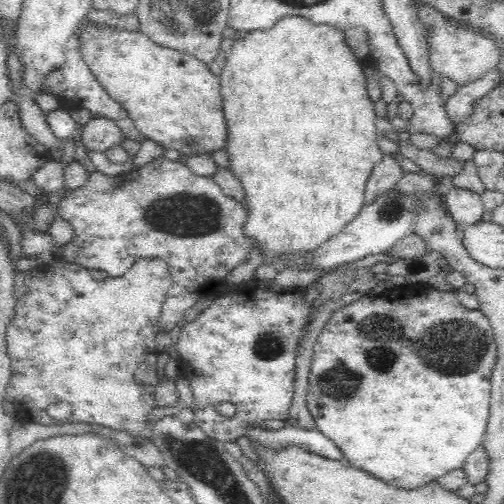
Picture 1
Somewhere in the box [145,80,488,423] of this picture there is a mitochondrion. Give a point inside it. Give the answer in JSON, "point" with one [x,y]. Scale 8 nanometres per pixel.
{"point":[339,381]}

